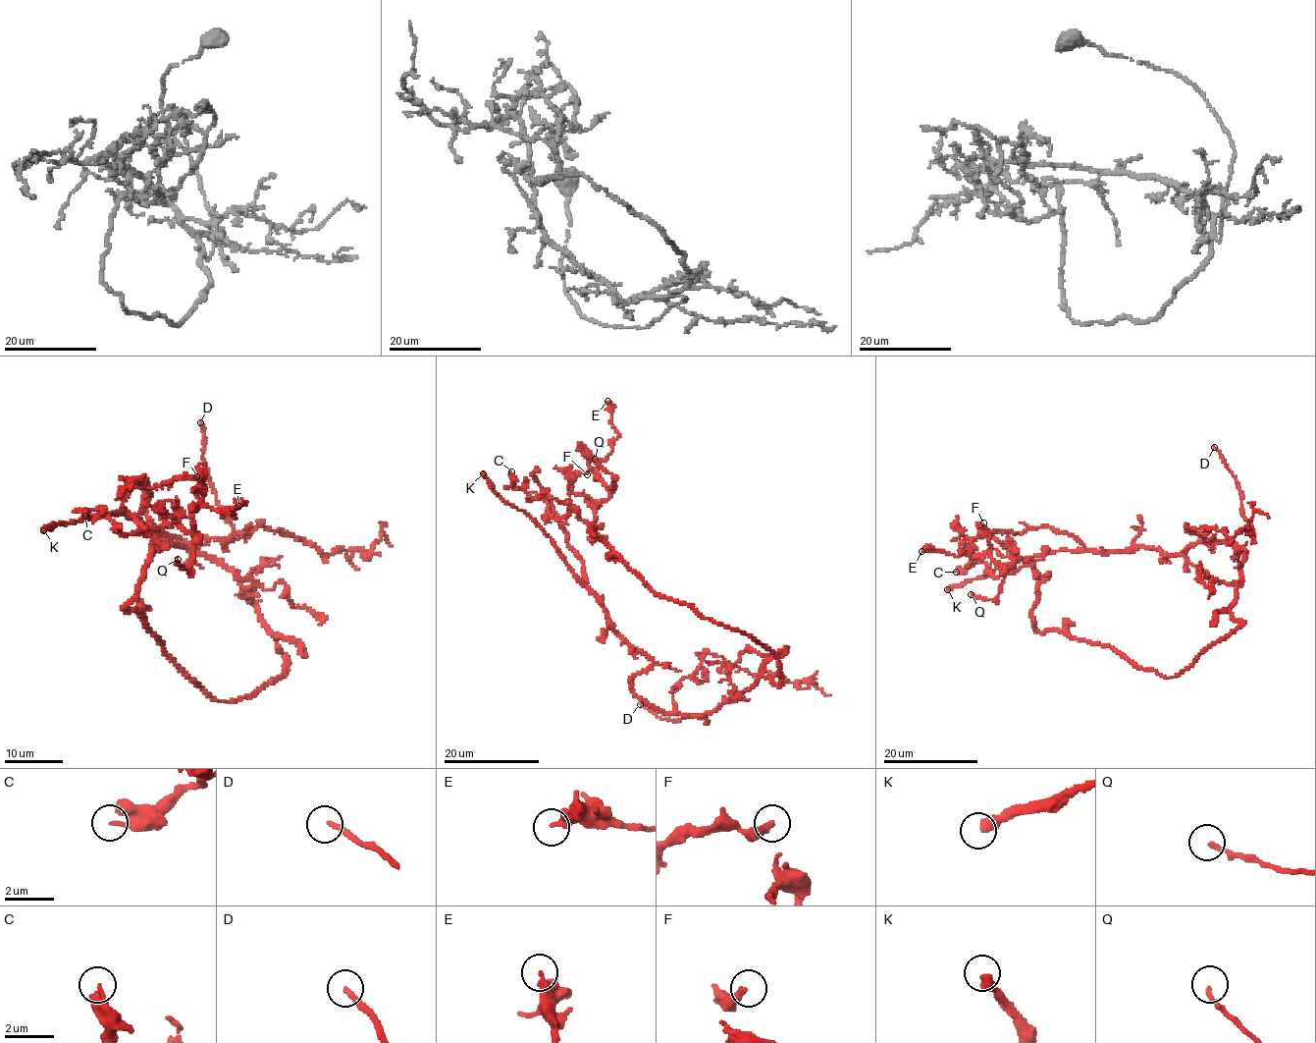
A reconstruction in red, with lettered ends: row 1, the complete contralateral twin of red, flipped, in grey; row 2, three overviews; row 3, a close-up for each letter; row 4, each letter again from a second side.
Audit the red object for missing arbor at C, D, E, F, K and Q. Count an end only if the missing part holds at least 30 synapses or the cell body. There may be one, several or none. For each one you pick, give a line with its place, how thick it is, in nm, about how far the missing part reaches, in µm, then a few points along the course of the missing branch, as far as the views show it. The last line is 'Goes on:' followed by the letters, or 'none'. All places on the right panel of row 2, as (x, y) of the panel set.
D: Place: (1214, 447). Thickness 220 nm. Missing length about 20 µm
Goes on: D

